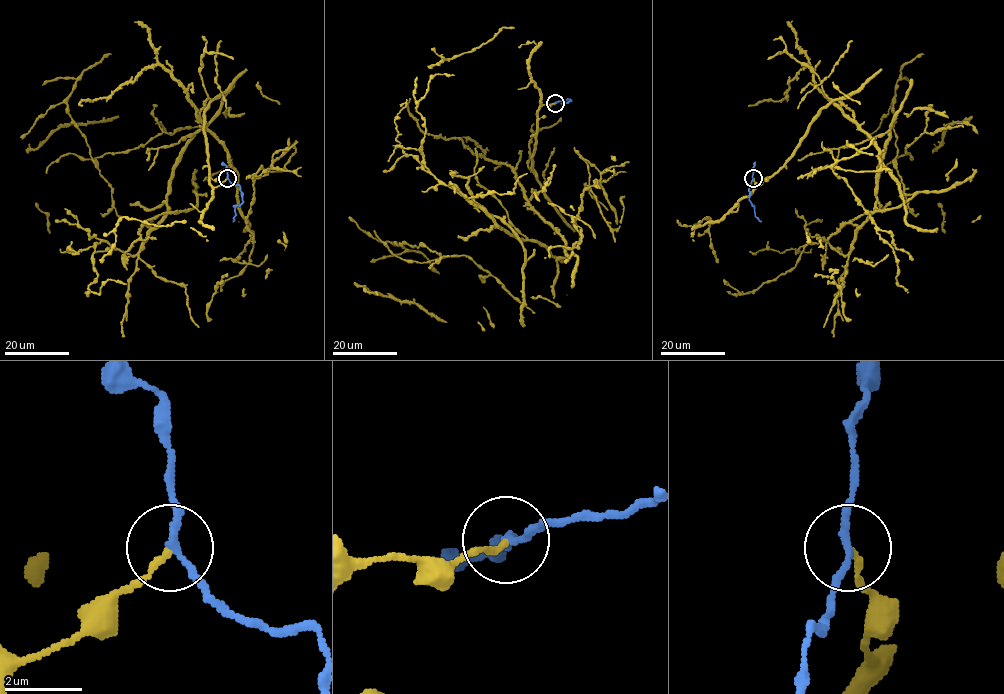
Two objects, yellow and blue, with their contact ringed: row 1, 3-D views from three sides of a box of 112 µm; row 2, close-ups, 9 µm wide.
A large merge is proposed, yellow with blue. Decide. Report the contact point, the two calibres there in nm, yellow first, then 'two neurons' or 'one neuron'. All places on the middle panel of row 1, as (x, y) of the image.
place (555, 103); calibres 160 and 170 nm; two neurons

